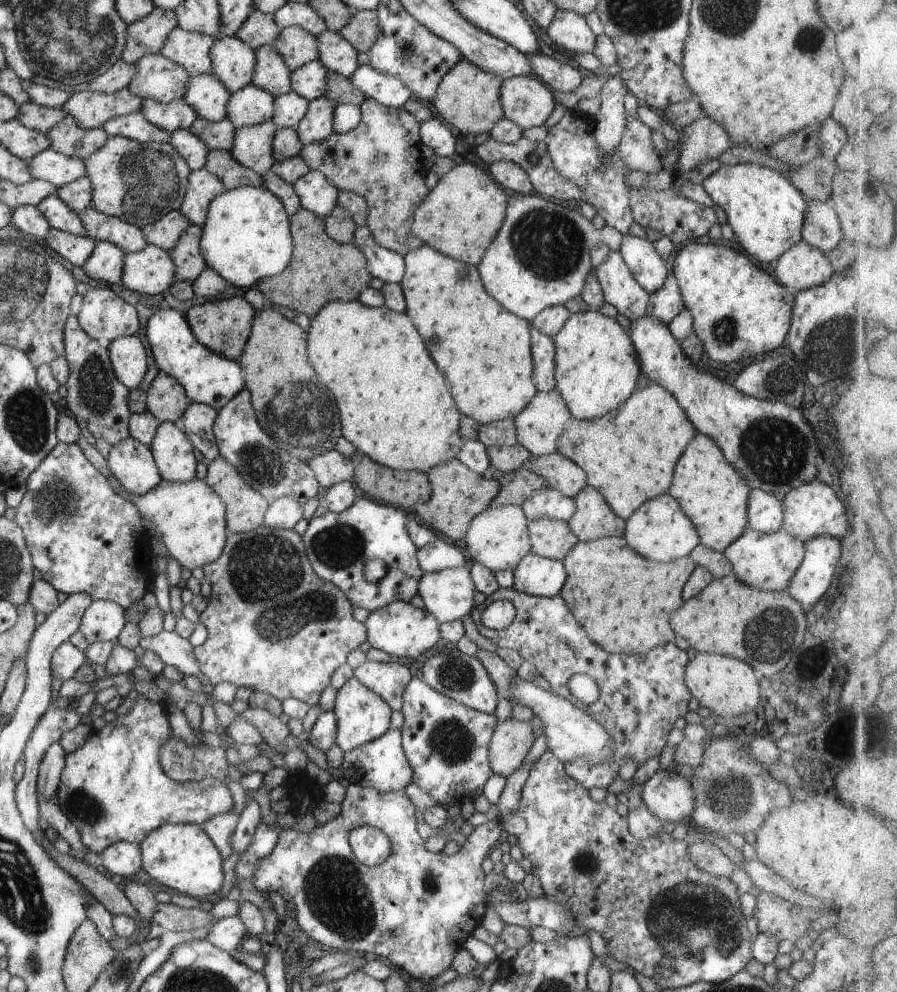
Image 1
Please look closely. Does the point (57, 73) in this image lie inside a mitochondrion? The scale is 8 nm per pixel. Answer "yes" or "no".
yes

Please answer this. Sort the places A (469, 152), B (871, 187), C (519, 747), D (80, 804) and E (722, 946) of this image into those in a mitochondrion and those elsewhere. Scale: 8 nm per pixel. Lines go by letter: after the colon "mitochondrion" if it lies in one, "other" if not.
A: other
B: other
C: other
D: mitochondrion
E: mitochondrion

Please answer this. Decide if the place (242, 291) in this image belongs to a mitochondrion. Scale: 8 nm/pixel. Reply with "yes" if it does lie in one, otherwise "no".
no

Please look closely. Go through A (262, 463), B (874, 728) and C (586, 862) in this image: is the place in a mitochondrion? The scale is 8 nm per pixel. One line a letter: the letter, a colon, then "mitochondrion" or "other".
A: mitochondrion
B: other
C: mitochondrion

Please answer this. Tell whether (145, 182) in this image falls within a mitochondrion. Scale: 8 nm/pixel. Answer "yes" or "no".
yes

